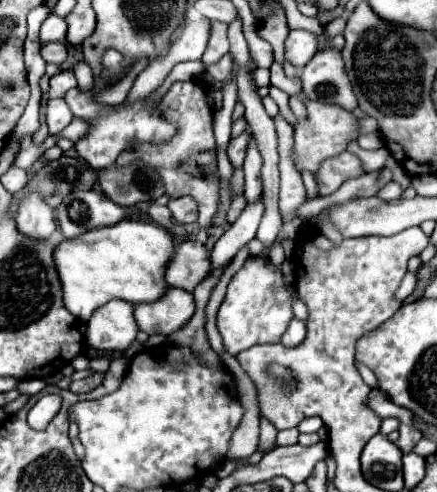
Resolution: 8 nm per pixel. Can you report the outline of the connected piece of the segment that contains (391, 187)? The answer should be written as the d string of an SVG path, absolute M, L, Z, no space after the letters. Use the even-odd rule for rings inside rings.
M391 181L379 190L377 196L382 200L391 201L401 197L403 189L398 183Z

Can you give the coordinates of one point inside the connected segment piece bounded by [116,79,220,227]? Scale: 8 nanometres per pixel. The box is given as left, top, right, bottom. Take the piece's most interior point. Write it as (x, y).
(185, 163)

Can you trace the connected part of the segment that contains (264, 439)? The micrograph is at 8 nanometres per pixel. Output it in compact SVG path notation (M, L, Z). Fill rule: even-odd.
M260 415L260 449L264 449L264 451L274 449L274 445L276 445L276 433L278 433L276 427L266 417Z

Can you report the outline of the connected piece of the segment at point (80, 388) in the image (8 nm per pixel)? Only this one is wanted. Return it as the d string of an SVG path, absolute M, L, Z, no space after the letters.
M96 373L96 375L92 375L92 377L86 377L86 379L80 379L80 381L72 381L72 383L70 383L70 389L72 389L74 393L86 393L86 391L96 389L102 381L104 381L104 373Z

